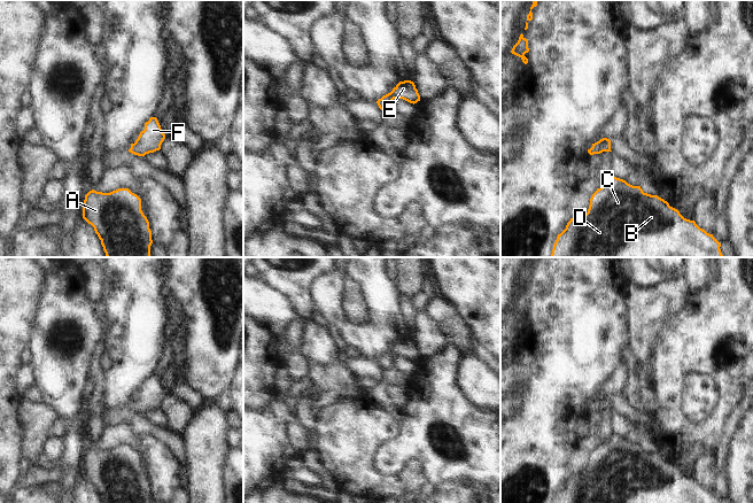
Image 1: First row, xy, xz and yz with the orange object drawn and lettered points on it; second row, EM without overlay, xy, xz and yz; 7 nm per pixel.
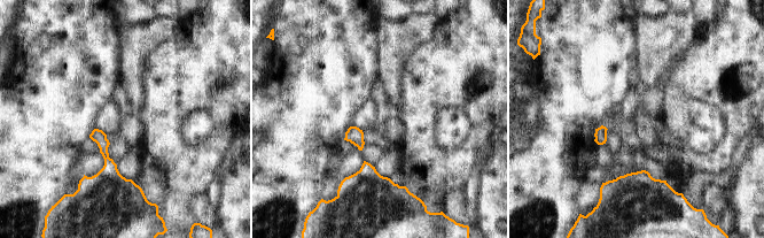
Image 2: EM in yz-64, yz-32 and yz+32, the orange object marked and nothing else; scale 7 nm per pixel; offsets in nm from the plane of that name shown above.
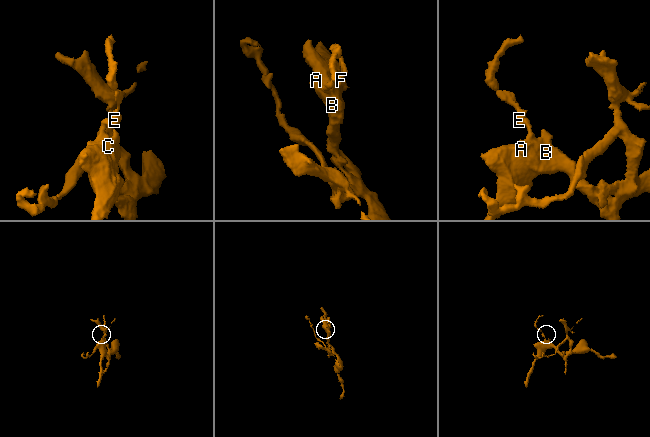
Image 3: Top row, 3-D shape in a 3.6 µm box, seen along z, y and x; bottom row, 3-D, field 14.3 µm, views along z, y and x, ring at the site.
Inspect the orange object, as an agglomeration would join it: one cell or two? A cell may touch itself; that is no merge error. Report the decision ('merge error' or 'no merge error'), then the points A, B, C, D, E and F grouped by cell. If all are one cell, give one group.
no merge error; groups A B C D E F

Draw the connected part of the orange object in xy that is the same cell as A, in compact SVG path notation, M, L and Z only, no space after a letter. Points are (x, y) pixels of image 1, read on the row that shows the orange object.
M118 188L110 193L90 191L83 203L83 218L94 227L107 257L152 257L149 222L141 210L141 199L129 188Z

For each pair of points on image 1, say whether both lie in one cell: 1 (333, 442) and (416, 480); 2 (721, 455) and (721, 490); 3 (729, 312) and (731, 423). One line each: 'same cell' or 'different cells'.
1: same cell
2: same cell
3: different cells

